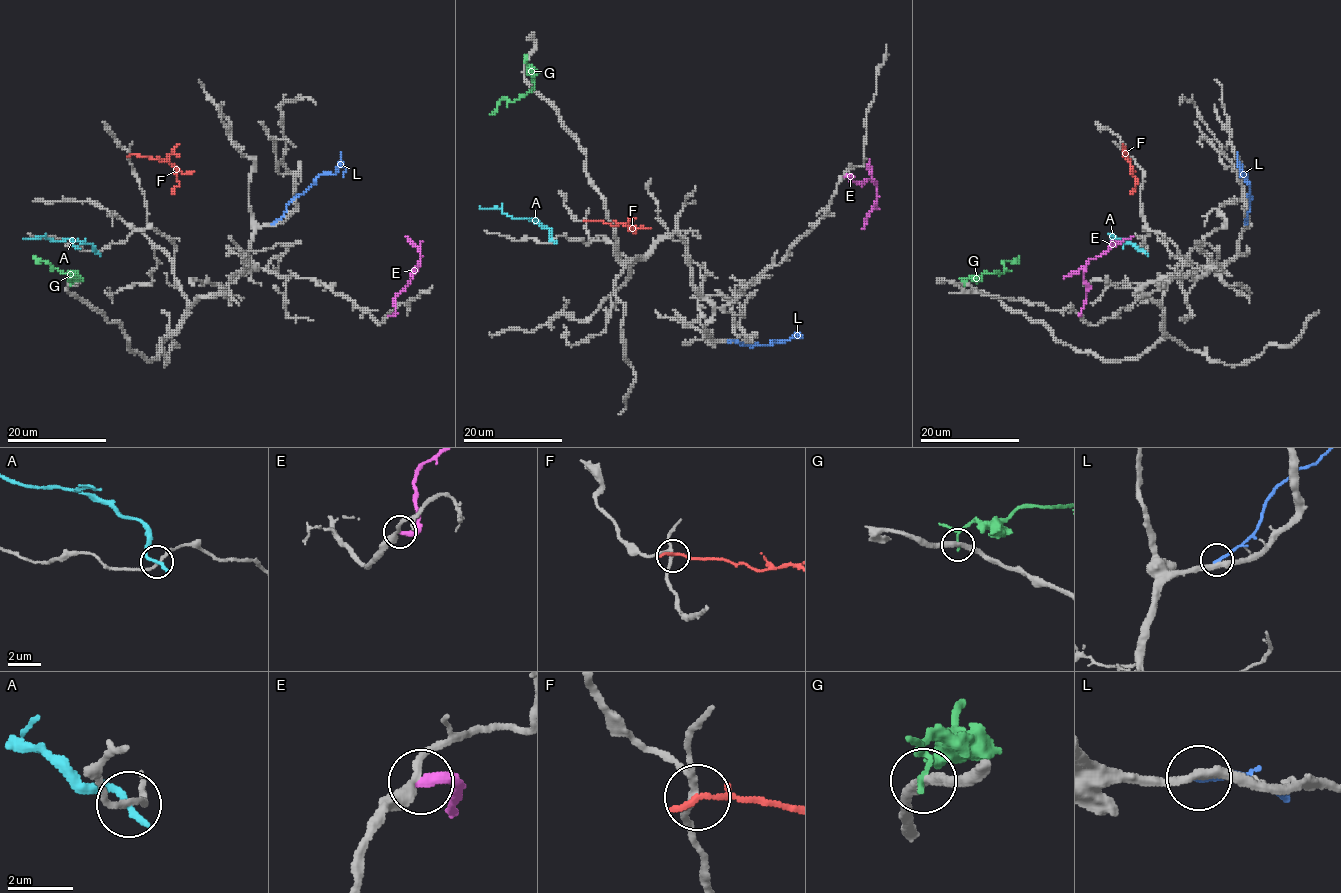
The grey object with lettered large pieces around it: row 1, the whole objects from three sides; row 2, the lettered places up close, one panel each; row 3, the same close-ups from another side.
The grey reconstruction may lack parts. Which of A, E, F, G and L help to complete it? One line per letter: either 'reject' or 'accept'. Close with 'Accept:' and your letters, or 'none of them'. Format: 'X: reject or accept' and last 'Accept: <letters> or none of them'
A: reject
E: accept
F: reject
G: reject
L: reject
Accept: E

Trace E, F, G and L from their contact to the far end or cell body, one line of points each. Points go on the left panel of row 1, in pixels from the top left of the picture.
E: (389, 315), (394, 312), (395, 296), (412, 275), (420, 254), (405, 235)
F: (130, 155), (169, 161), (175, 167), (174, 173), (179, 183), (172, 193)
G: (69, 284), (77, 272), (62, 272), (43, 260), (38, 261), (33, 255)
L: (272, 223), (319, 175), (333, 175), (342, 163), (343, 177)

